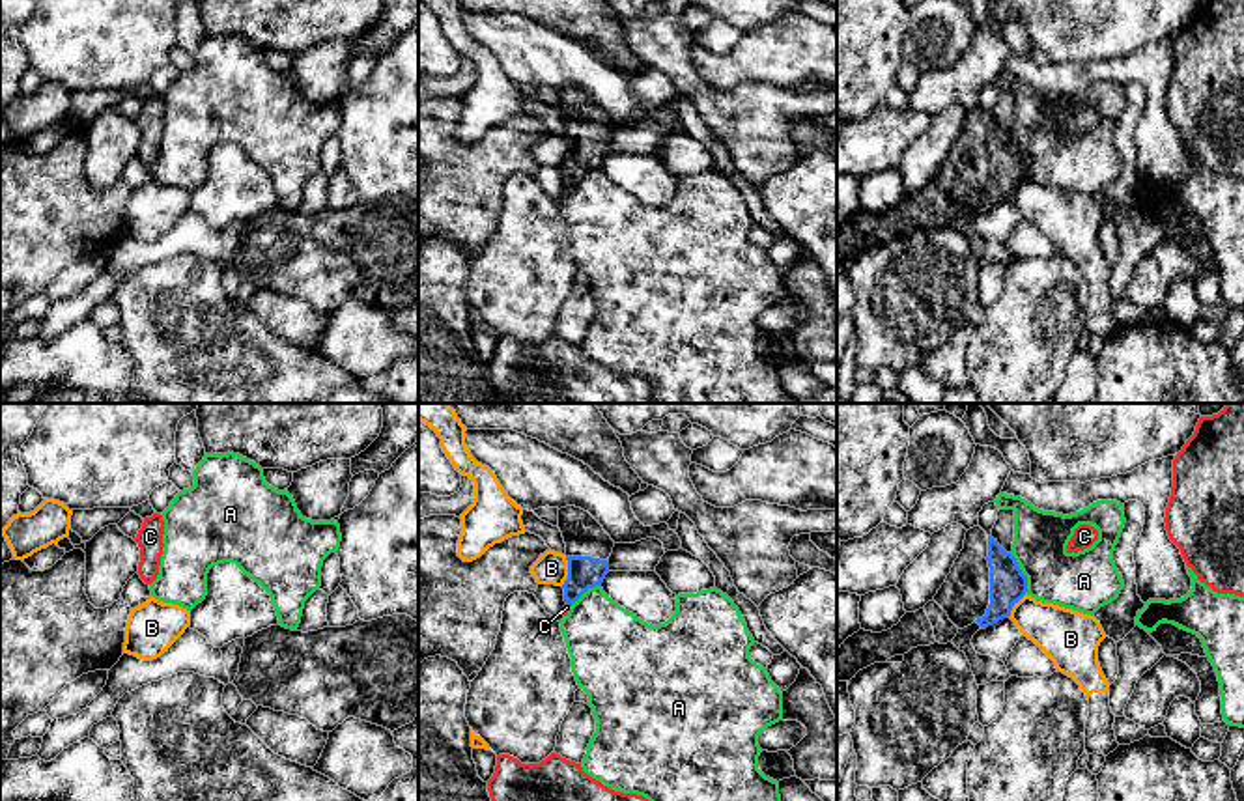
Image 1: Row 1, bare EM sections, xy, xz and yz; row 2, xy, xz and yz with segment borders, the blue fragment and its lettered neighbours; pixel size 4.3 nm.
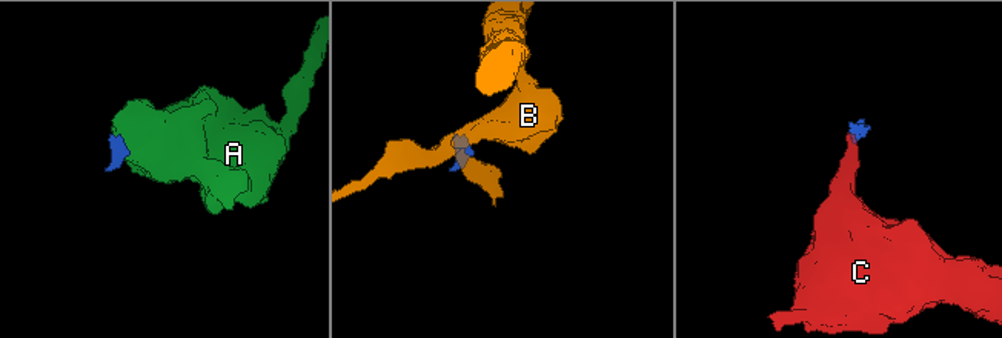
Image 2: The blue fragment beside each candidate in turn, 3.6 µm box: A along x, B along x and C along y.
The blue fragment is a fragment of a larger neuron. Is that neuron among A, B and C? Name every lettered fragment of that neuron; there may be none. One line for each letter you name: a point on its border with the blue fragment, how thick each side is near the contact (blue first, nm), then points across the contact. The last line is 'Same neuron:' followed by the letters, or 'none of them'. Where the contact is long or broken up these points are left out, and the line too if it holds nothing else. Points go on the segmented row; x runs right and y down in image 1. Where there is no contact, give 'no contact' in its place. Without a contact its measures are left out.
C: contact xz (568, 602); calibres 140 and 30 nm; way xz (583, 572), (568, 602), (566, 607)
Same neuron: C

